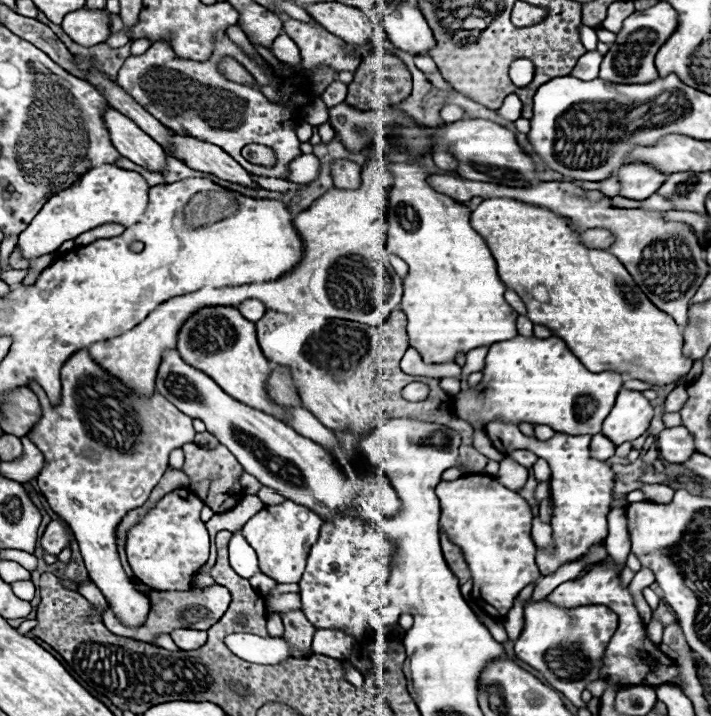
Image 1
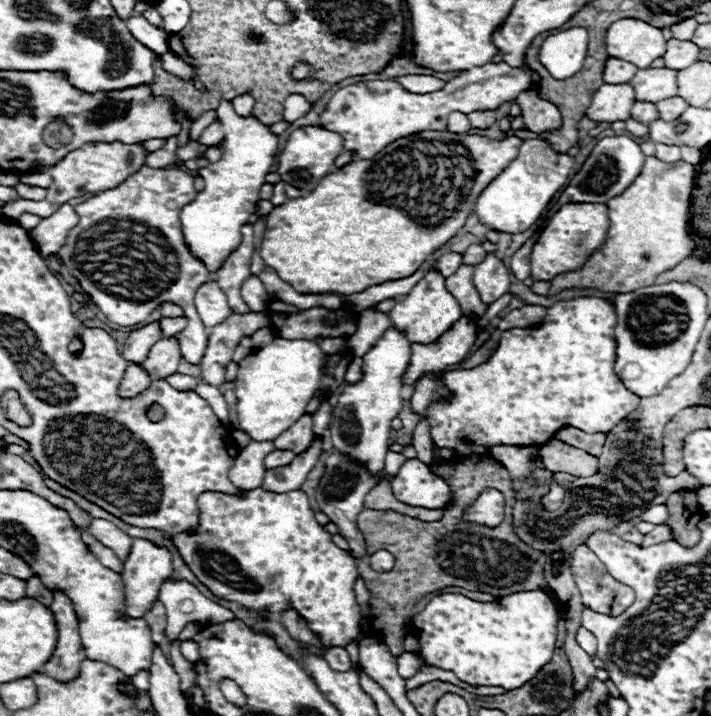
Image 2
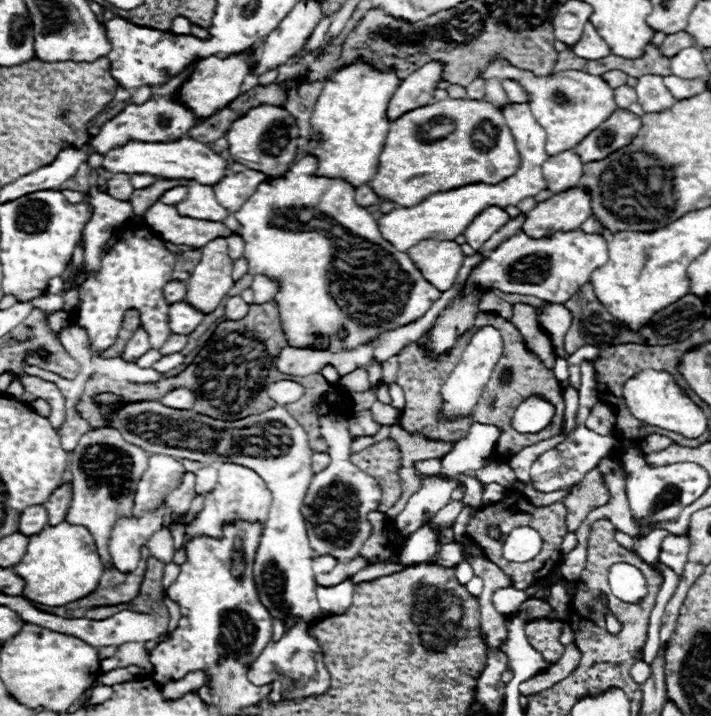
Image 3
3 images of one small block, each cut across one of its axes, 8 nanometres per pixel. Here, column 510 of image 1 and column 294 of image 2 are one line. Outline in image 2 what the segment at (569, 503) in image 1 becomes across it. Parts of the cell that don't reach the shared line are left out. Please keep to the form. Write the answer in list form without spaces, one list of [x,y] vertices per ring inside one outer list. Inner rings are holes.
[[[304,414],[292,428],[288,428],[288,432],[284,432],[284,436],[278,436],[272,444],[276,450],[292,450],[300,454],[312,444],[312,440],[314,440],[312,416]]]

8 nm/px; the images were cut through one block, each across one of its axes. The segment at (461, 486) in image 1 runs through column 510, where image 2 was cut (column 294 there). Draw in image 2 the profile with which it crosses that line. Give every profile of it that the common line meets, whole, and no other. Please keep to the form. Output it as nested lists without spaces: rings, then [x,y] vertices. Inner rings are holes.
[[[254,488],[246,498],[224,496],[220,492],[206,492],[198,500],[200,504],[200,532],[194,536],[176,534],[172,536],[178,546],[184,562],[196,574],[196,578],[210,588],[218,598],[238,602],[240,606],[260,610],[268,608],[272,614],[280,614],[288,608],[296,608],[314,632],[320,632],[320,640],[324,644],[346,648],[354,640],[364,640],[360,628],[360,606],[354,598],[354,582],[358,576],[354,558],[340,550],[332,542],[332,534],[326,526],[320,526],[314,518],[314,510],[310,508],[308,496],[302,490],[292,490],[286,494],[266,492],[262,488]]]

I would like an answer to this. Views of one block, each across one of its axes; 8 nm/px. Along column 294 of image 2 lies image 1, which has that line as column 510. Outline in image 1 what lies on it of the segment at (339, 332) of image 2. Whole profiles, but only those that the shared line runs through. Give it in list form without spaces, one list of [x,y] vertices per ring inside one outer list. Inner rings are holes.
[[[394,162],[390,166],[392,174],[394,174],[394,184],[390,188],[390,204],[388,204],[388,252],[400,256],[406,264],[408,264],[408,274],[404,278],[404,296],[402,296],[402,312],[408,316],[408,336],[410,336],[410,346],[416,348],[424,362],[426,364],[446,364],[446,362],[454,362],[458,354],[468,354],[472,348],[478,348],[478,346],[490,346],[494,342],[502,342],[502,340],[510,340],[514,338],[518,332],[516,332],[516,318],[518,314],[506,304],[504,300],[504,292],[506,292],[506,286],[500,282],[498,278],[498,272],[496,272],[496,264],[494,264],[494,258],[486,246],[486,242],[482,240],[482,236],[472,228],[470,224],[470,210],[468,206],[464,206],[462,202],[456,202],[454,198],[446,196],[446,194],[440,194],[436,192],[430,184],[428,184],[428,176],[432,172],[428,172],[426,168],[422,168],[420,164],[416,162]]]

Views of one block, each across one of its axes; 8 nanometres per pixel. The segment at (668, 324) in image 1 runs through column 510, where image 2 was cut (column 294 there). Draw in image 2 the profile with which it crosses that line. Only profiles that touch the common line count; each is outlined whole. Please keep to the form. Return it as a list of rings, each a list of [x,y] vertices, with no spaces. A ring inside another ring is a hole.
[[[420,132],[416,136],[396,140],[370,160],[356,160],[336,168],[320,180],[310,194],[290,198],[280,208],[274,208],[268,214],[270,220],[260,246],[262,260],[280,276],[280,280],[290,284],[300,294],[332,292],[350,296],[364,292],[368,286],[412,276],[436,248],[452,240],[462,230],[484,186],[488,186],[518,156],[522,142],[524,140],[518,136],[488,140],[450,132]],[[416,140],[430,142],[434,150],[440,148],[444,152],[432,152],[428,160],[408,160],[408,142]]]

